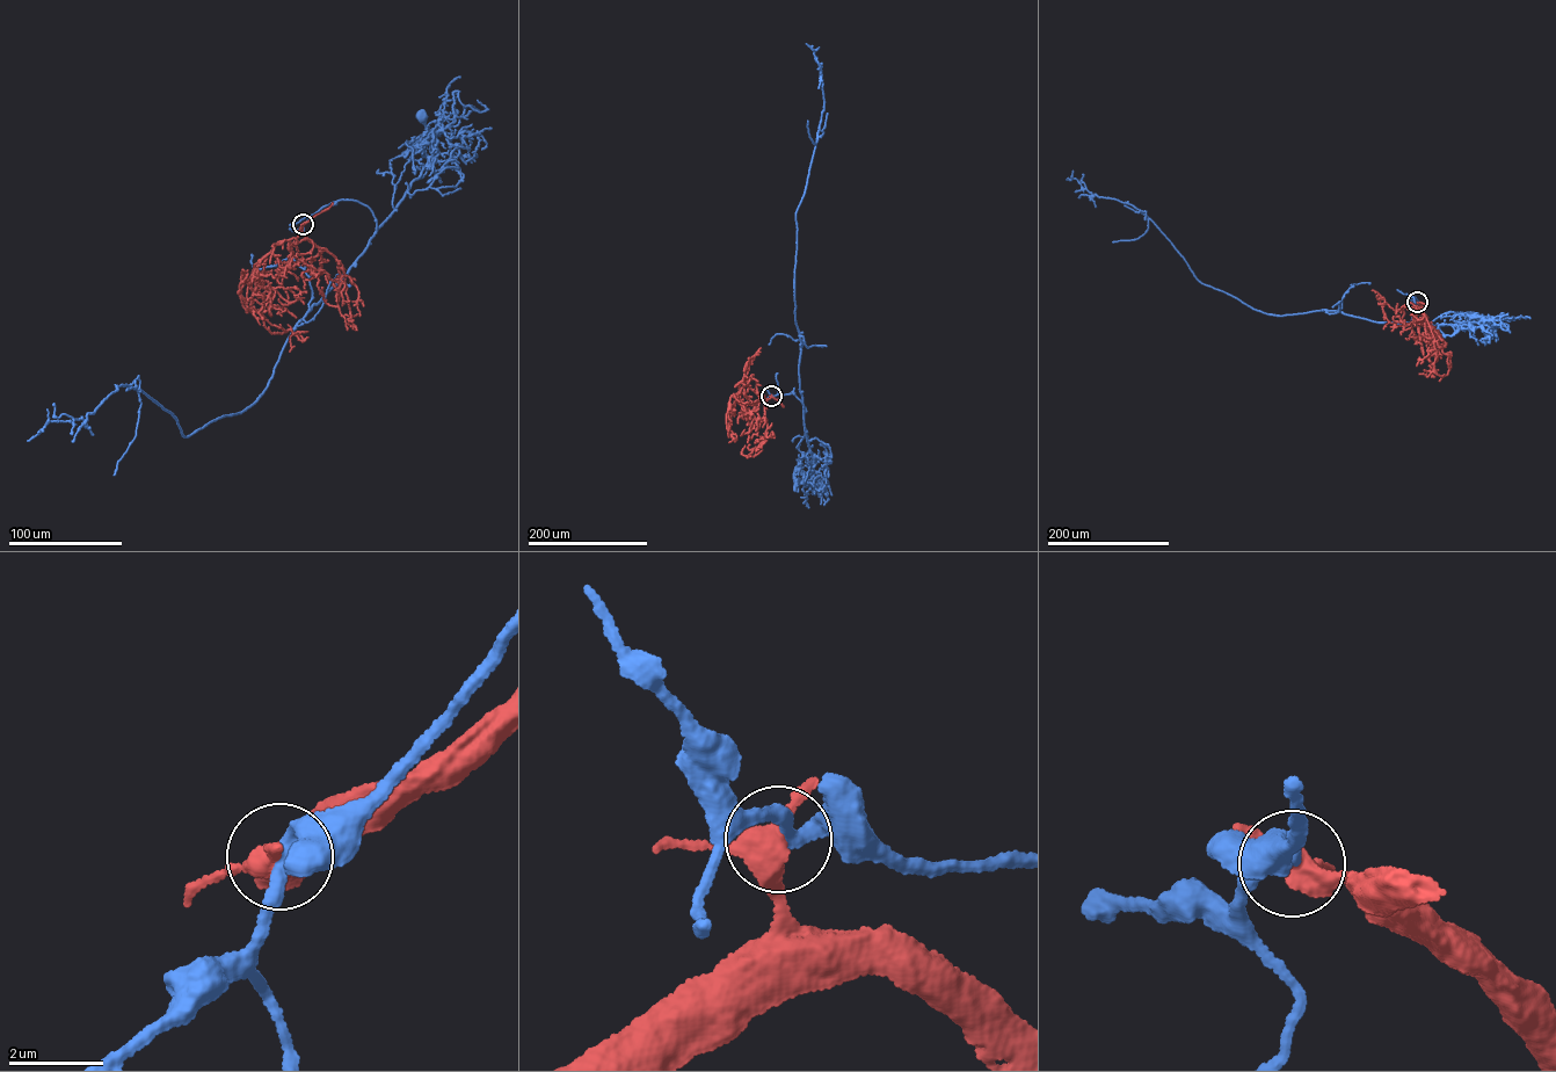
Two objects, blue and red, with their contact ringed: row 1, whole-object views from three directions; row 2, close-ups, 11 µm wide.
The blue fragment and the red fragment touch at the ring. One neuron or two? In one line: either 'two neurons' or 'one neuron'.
two neurons

